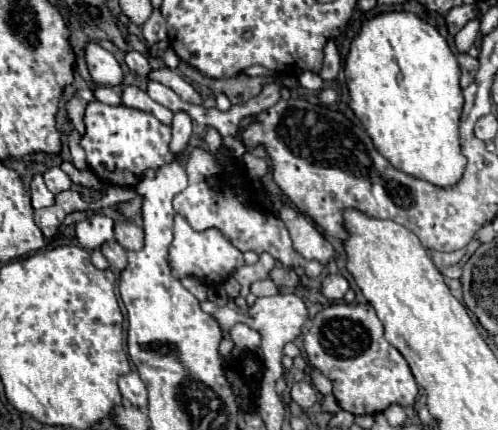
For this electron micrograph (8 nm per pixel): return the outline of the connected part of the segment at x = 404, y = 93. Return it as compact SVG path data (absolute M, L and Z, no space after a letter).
M390 11L366 19L350 43L344 75L350 91L350 109L362 121L376 149L396 165L396 169L440 187L456 185L456 181L460 181L460 173L464 173L464 155L460 153L458 137L460 109L464 105L462 89L458 85L460 67L448 41L430 23L406 11Z

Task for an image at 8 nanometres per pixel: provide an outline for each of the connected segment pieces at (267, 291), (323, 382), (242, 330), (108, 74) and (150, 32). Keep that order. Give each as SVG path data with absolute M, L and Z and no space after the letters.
M262 279L262 281L252 283L250 291L252 291L256 297L268 297L268 295L276 295L276 293L280 293L278 285L276 285L272 279Z
M312 371L310 373L310 377L312 377L312 383L314 383L314 387L322 393L322 395L330 395L332 393L332 383L330 383L330 379L326 377L326 375L322 375L320 371Z
M244 323L234 325L232 331L230 331L230 337L232 337L234 345L240 347L240 349L252 351L252 349L260 347L260 335L254 329L250 329L248 325L244 325Z
M96 43L88 45L88 49L86 49L86 63L88 63L92 79L98 85L116 87L116 85L124 83L124 73L122 73L120 63L116 61L116 57L110 51L98 47Z
M160 9L152 11L152 15L148 17L148 21L142 25L142 33L144 33L144 39L146 39L148 45L166 39L166 21L160 15Z

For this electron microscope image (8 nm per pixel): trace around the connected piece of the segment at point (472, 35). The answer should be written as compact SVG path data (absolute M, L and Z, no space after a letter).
M472 19L464 29L460 29L458 33L456 33L456 49L458 49L458 53L468 53L468 49L474 45L474 41L476 41L476 35L478 35L478 19Z

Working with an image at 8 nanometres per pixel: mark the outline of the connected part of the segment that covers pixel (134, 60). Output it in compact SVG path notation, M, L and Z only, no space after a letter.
M138 51L126 53L126 65L128 65L132 71L136 71L138 75L142 75L142 77L148 77L148 73L152 71L148 59L146 59L142 53L138 53Z

